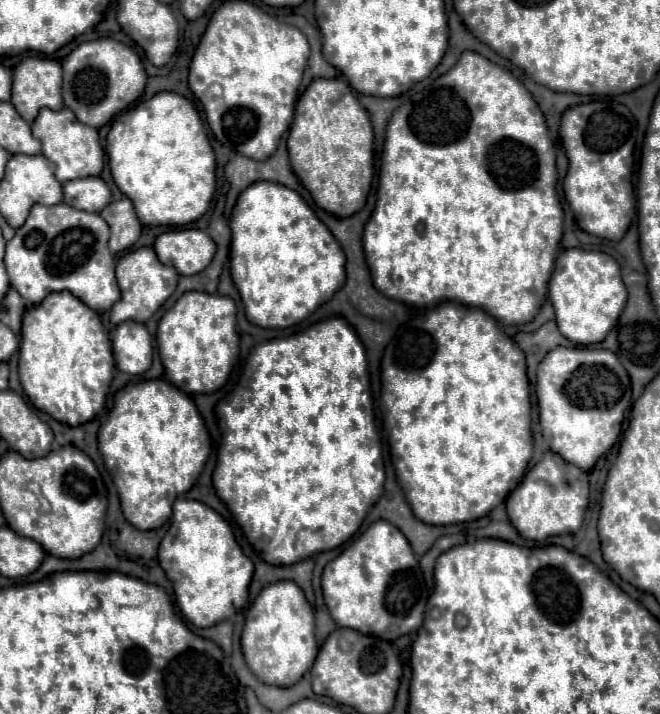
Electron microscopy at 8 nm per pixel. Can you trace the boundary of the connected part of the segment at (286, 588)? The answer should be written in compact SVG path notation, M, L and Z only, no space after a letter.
M276 581L264 587L248 609L240 641L250 671L262 683L276 687L296 685L318 655L314 611L306 601L304 591L294 581Z

